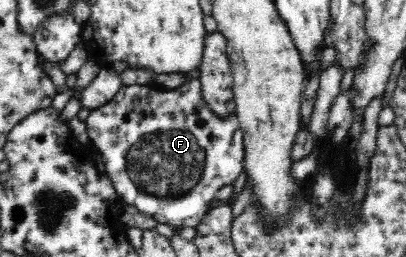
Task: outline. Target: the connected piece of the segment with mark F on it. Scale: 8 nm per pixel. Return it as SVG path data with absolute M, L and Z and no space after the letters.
M197 78L173 90L153 84L124 86L108 104L92 110L85 122L89 143L101 155L105 172L123 203L164 224L196 228L207 214L217 190L232 185L244 170L246 149L239 118L235 114L218 118L208 109Z

